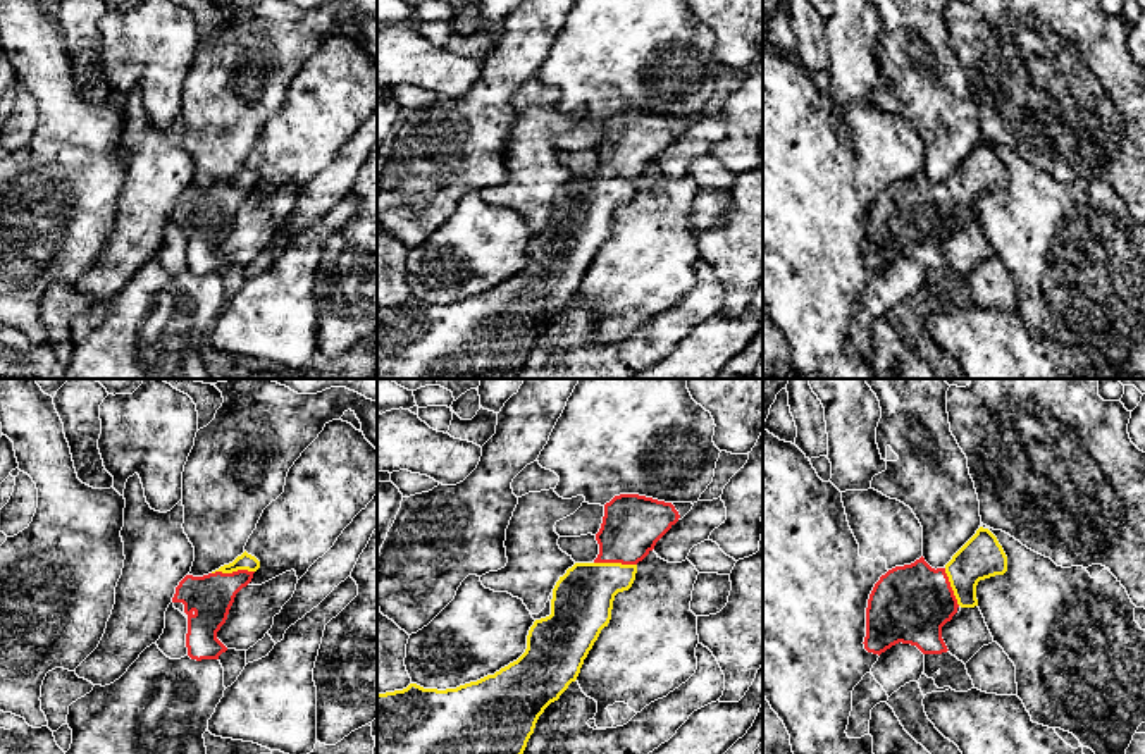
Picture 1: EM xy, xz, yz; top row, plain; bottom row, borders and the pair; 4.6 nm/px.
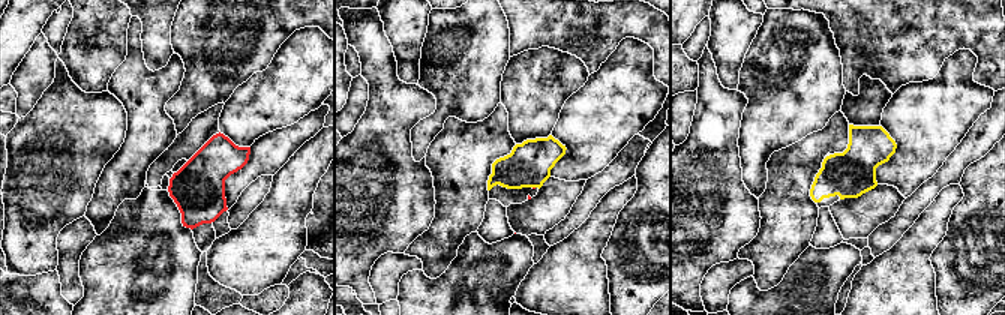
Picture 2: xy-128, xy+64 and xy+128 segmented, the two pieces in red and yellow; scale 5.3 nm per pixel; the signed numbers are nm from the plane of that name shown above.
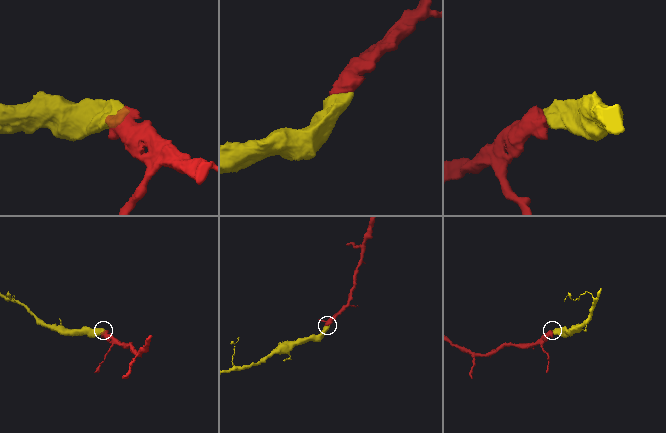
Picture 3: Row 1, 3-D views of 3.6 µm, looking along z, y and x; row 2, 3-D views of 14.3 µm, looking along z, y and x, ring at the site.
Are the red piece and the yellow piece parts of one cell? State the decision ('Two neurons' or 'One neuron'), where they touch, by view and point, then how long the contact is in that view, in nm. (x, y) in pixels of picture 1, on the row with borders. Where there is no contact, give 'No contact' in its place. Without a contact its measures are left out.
One neuron. Touches red at xy (233, 572). Shared border 200 nm

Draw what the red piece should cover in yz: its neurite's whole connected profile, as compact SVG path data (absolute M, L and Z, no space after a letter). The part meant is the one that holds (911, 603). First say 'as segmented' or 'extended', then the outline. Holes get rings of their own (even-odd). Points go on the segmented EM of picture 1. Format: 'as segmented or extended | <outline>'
extended | M983 527L944 568L931 568L921 556L888 570L868 599L864 649L880 656L902 642L916 646L923 654L947 652L942 627L959 606L978 606L980 580L1006 572L1007 556L997 537Z

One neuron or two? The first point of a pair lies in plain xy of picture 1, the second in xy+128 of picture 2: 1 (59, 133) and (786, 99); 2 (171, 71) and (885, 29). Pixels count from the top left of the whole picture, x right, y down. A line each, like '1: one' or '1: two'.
1: two
2: two

